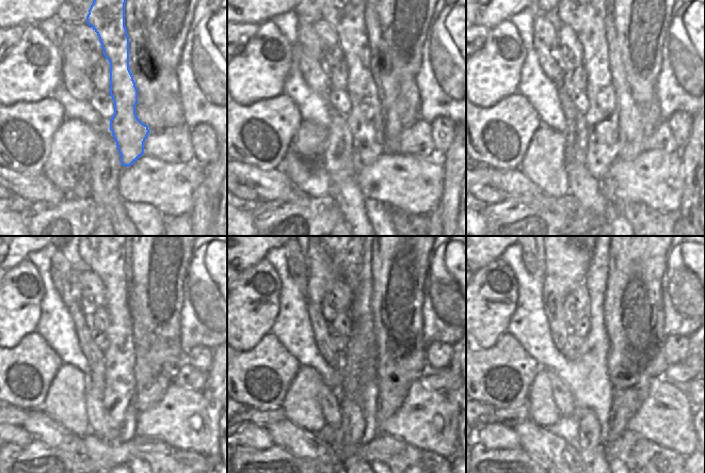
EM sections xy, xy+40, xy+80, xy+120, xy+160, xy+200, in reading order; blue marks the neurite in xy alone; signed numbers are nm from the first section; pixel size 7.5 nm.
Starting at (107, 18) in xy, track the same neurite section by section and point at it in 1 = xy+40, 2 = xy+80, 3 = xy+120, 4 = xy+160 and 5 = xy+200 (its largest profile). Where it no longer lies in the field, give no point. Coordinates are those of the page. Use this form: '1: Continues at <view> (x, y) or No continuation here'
1: Continues at xy+40 (365, 121)
2: Continues at xy+80 (587, 18)
3: Continues at xy+120 (106, 257)
4: Continues at xy+160 (361, 355)
5: Continues at xy+200 (589, 445)

